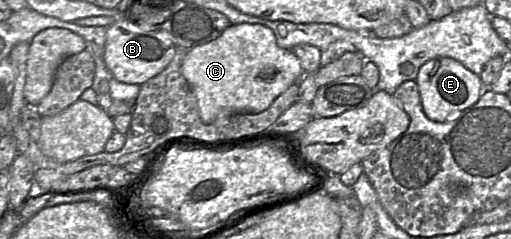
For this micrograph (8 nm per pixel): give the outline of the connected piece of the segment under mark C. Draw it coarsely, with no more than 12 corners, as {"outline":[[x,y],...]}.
{"outline":[[261,24],[189,49],[205,124],[260,113],[304,74]]}

